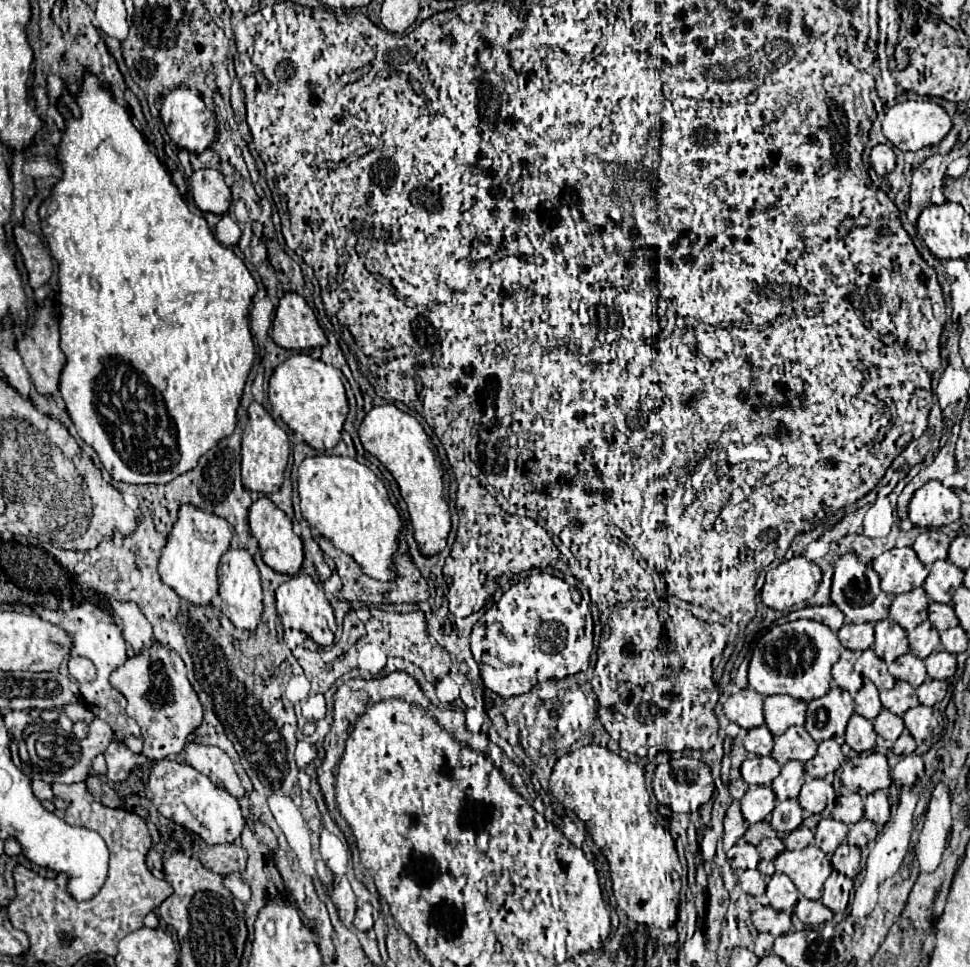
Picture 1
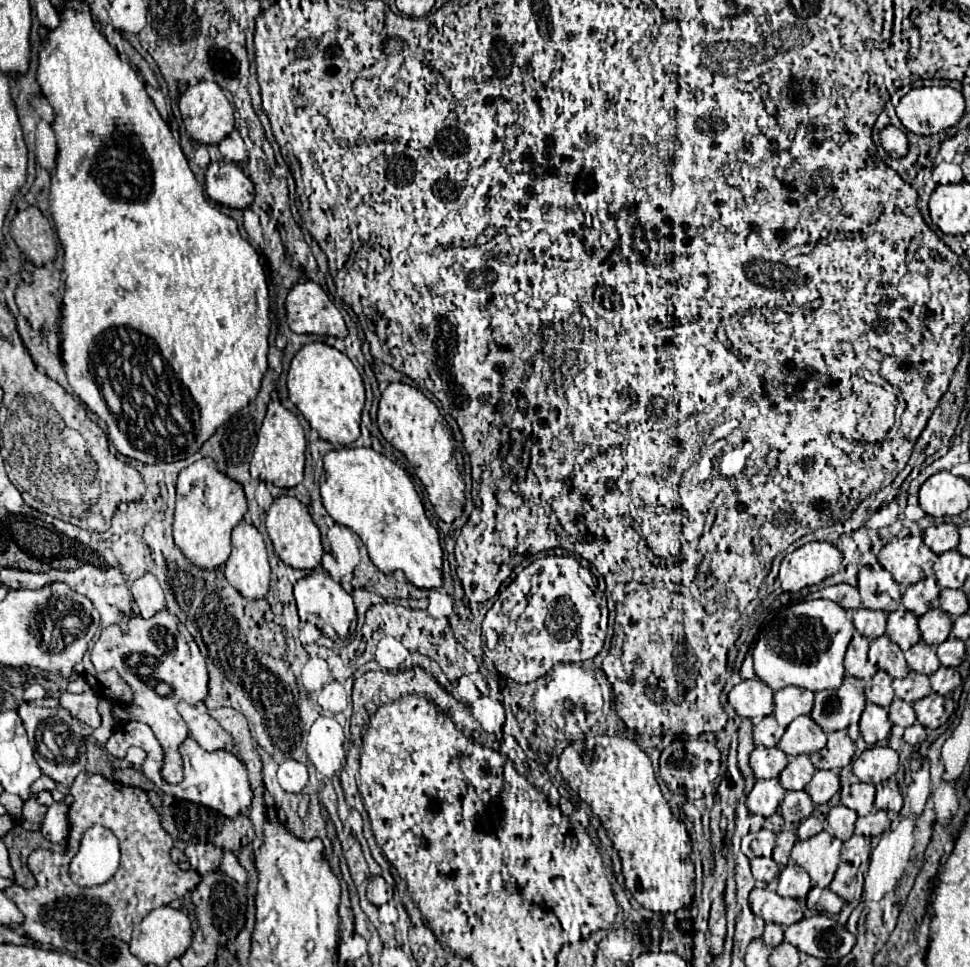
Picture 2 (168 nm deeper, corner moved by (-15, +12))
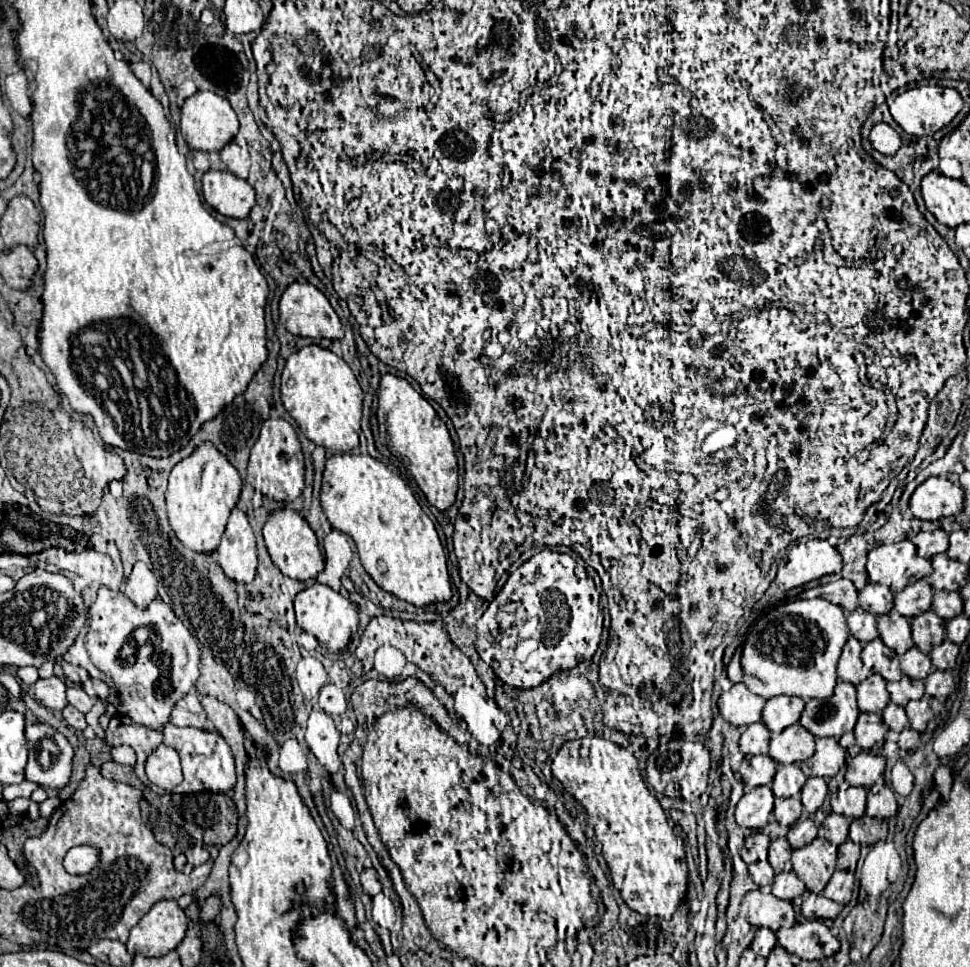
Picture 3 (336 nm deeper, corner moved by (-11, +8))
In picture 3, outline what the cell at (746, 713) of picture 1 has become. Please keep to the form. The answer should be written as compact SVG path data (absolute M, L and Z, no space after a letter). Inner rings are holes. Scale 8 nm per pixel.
M734 684L728 692L722 692L718 700L718 710L726 722L734 726L748 726L760 722L764 704L766 700L750 692L744 684Z

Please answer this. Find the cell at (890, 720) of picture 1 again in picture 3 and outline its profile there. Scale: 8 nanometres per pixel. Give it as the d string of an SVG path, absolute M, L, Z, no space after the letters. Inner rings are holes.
M890 702L884 712L882 712L882 718L884 718L884 724L894 730L894 732L900 732L908 726L908 716L906 716L906 710L894 702Z

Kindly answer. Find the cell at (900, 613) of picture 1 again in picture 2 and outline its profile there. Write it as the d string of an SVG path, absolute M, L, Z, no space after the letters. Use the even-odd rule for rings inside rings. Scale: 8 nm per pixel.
M930 576L930 578L924 578L924 580L908 586L906 592L904 592L904 596L902 596L902 604L912 614L922 616L930 608L940 608L938 594L940 594L940 588L936 584L936 578Z

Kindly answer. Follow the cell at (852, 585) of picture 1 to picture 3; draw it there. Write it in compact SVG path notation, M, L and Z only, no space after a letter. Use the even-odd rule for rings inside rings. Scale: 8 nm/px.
M868 582L864 590L858 592L860 608L870 612L870 614L888 614L894 606L894 596L888 586Z

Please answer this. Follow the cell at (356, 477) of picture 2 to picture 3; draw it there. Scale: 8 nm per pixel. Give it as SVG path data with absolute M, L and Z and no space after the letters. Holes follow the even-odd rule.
M348 452L330 456L324 468L320 502L332 528L352 536L360 562L380 588L414 606L450 600L446 554L436 528L416 502L410 486L380 460Z

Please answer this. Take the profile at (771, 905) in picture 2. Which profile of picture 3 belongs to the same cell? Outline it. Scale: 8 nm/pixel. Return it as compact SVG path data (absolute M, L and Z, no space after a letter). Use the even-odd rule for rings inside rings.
M760 890L747 892L742 900L742 912L752 926L766 926L772 932L778 928L790 928L796 924L796 916L792 910L792 902L780 900L772 894L764 894Z

